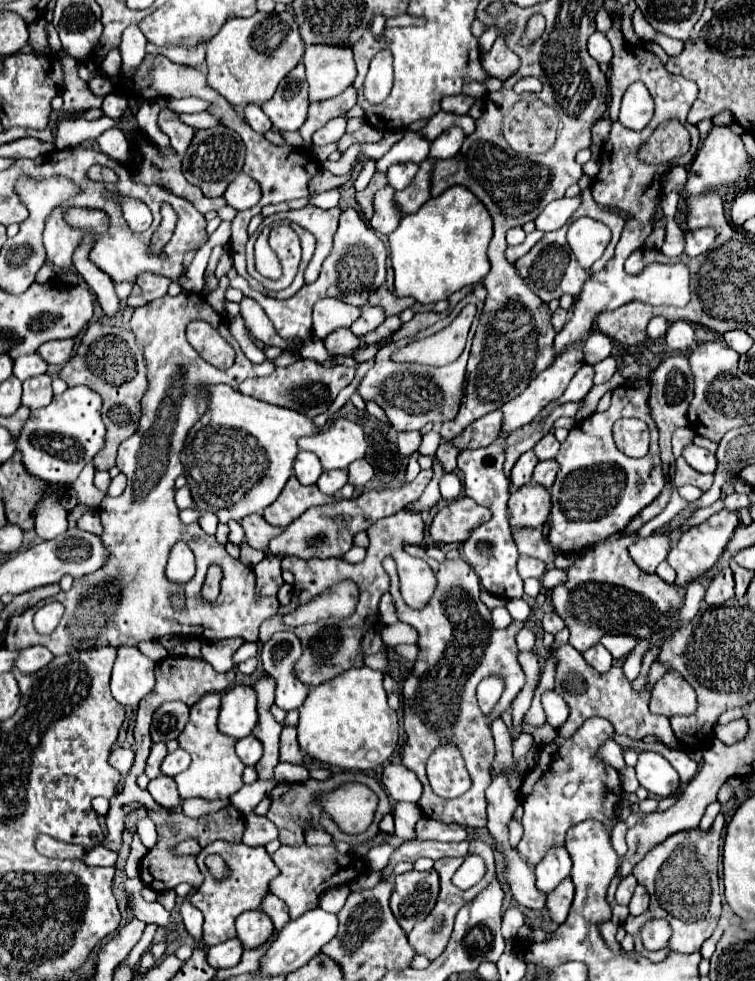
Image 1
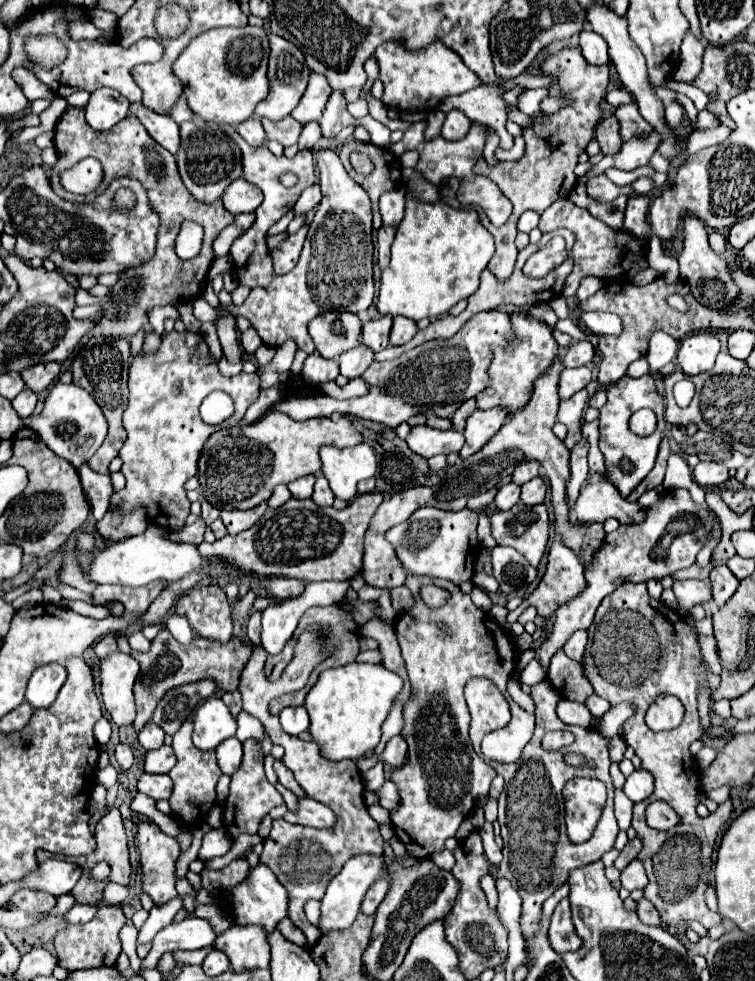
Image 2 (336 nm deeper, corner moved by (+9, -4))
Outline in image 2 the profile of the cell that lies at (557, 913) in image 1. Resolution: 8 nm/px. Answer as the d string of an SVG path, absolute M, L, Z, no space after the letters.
M564 898L556 906L556 910L552 914L552 920L550 920L550 944L558 954L580 948L580 938L578 938L578 934L574 930L574 924L572 924L568 898Z

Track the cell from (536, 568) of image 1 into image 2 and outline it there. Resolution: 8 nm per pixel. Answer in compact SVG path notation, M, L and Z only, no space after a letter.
M496 546L490 550L492 554L492 568L494 578L500 584L500 590L504 594L514 594L520 588L526 588L536 578L536 568L530 566L530 562L516 552L514 548Z

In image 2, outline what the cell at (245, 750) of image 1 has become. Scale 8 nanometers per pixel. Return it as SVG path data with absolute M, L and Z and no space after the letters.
M226 738L218 748L218 766L224 774L234 774L242 762L242 742L238 738Z

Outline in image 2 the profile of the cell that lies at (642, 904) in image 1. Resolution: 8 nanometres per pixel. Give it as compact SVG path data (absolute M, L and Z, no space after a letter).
M646 898L638 900L636 914L638 914L638 918L640 918L644 924L648 924L648 926L658 926L658 924L660 924L660 914L658 914L658 910L656 910L654 904L650 904L650 900L646 900Z

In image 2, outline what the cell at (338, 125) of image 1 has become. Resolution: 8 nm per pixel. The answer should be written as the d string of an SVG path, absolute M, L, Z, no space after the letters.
M310 122L310 124L306 124L304 130L302 130L302 134L300 134L300 138L298 138L298 146L300 146L300 150L304 150L304 148L314 148L314 146L320 142L320 138L322 138L322 134L320 134L320 124L318 124L318 122Z

